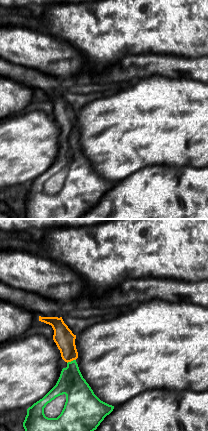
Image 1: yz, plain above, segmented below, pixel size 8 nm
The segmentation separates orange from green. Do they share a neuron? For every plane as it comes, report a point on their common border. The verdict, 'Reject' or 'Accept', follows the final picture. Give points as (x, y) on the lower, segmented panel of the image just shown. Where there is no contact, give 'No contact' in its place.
Touches orange at (71, 360)

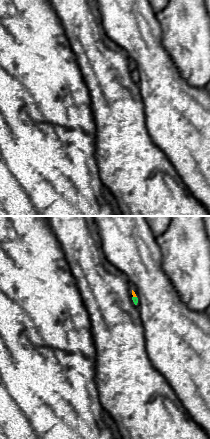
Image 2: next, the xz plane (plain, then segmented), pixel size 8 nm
Touches orange at (135, 296)

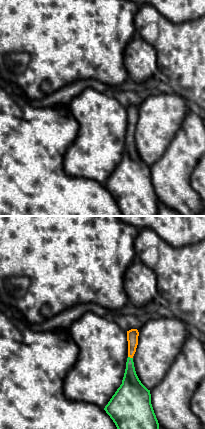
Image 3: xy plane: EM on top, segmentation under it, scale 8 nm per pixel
Touches orange at (130, 357)

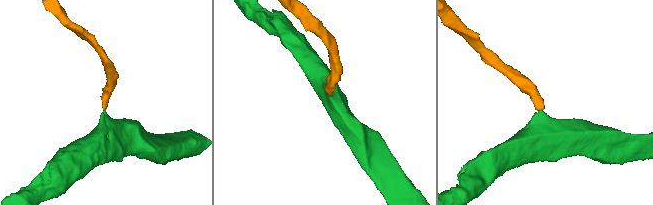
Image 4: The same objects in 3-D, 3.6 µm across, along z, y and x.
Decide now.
Accept

